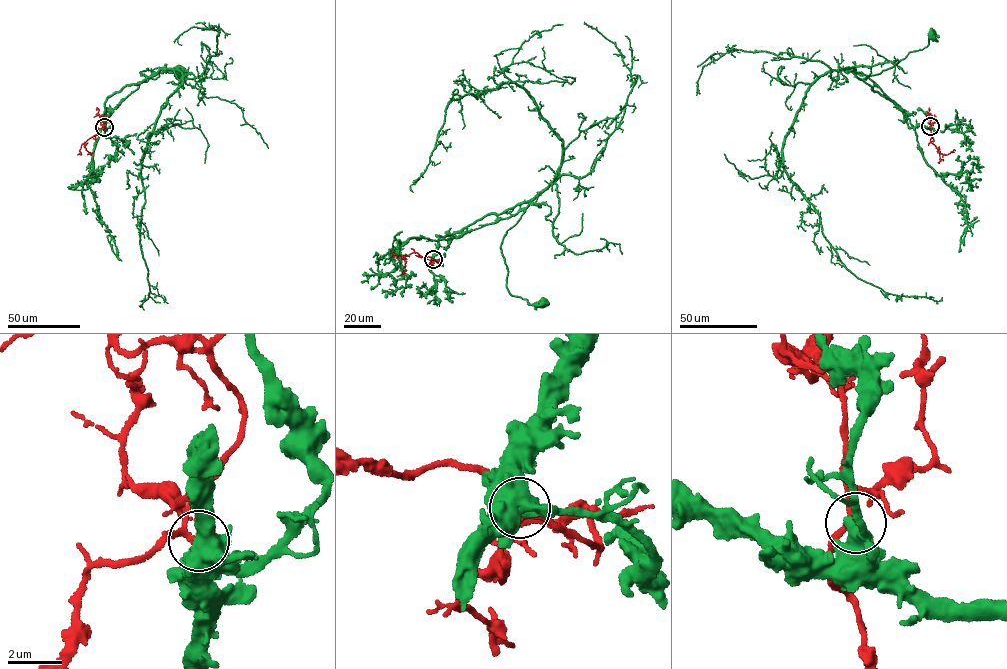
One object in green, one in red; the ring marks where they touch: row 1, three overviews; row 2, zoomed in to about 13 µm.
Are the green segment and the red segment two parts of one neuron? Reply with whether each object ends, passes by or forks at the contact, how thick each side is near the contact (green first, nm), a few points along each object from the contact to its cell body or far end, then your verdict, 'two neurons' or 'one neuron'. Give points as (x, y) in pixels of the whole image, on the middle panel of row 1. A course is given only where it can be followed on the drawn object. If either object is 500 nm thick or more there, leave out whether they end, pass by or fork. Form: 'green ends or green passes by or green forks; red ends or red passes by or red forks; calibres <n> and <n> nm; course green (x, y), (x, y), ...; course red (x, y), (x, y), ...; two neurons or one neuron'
calibres 500 and 160 nm; course green (433, 259), (438, 241), (510, 217), (528, 205), (508, 230), (501, 254), (508, 291), (529, 304), (542, 304); course red (433, 259), (416, 252), (401, 255), (405, 261), (402, 274); two neurons

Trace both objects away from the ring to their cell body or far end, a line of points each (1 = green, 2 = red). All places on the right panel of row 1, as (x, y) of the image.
1: (930, 126), (913, 127), (877, 85), (857, 73), (879, 74), (909, 52), (926, 47), (933, 33)
2: (930, 126), (930, 141), (938, 152), (944, 154), (955, 150)

